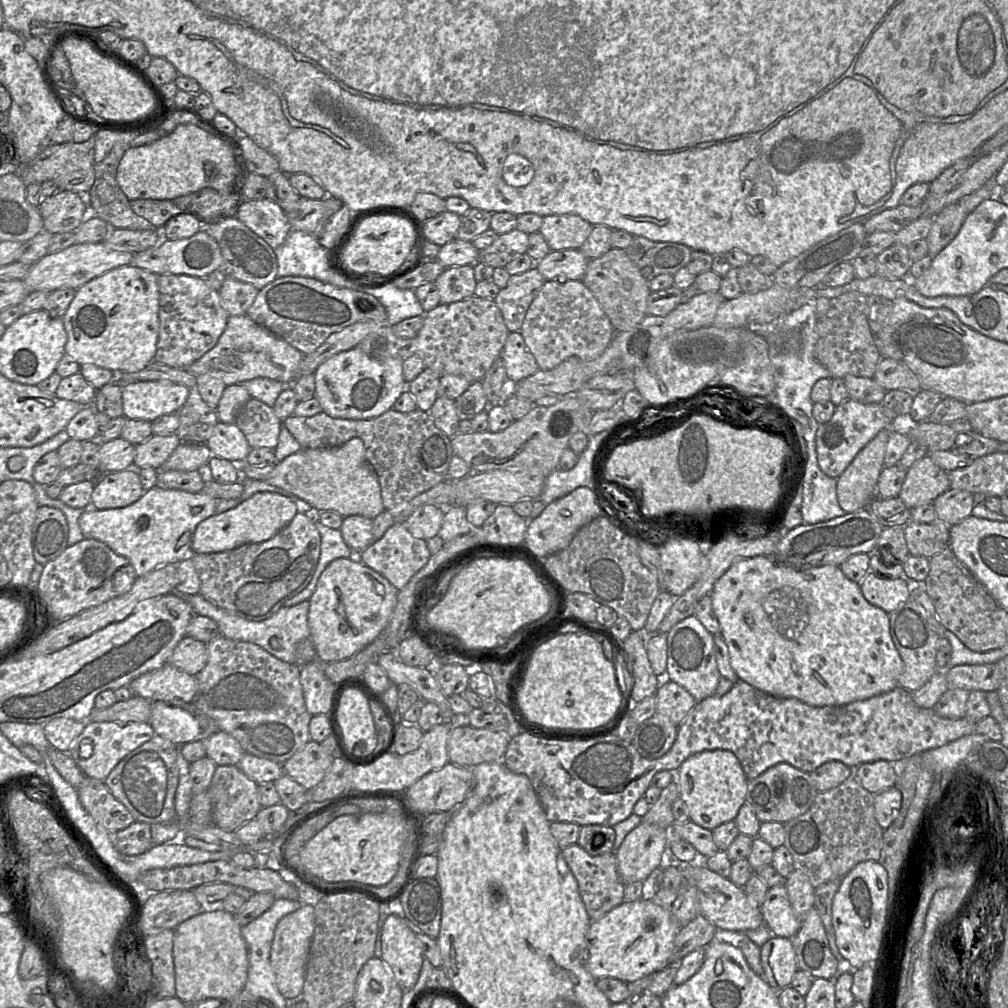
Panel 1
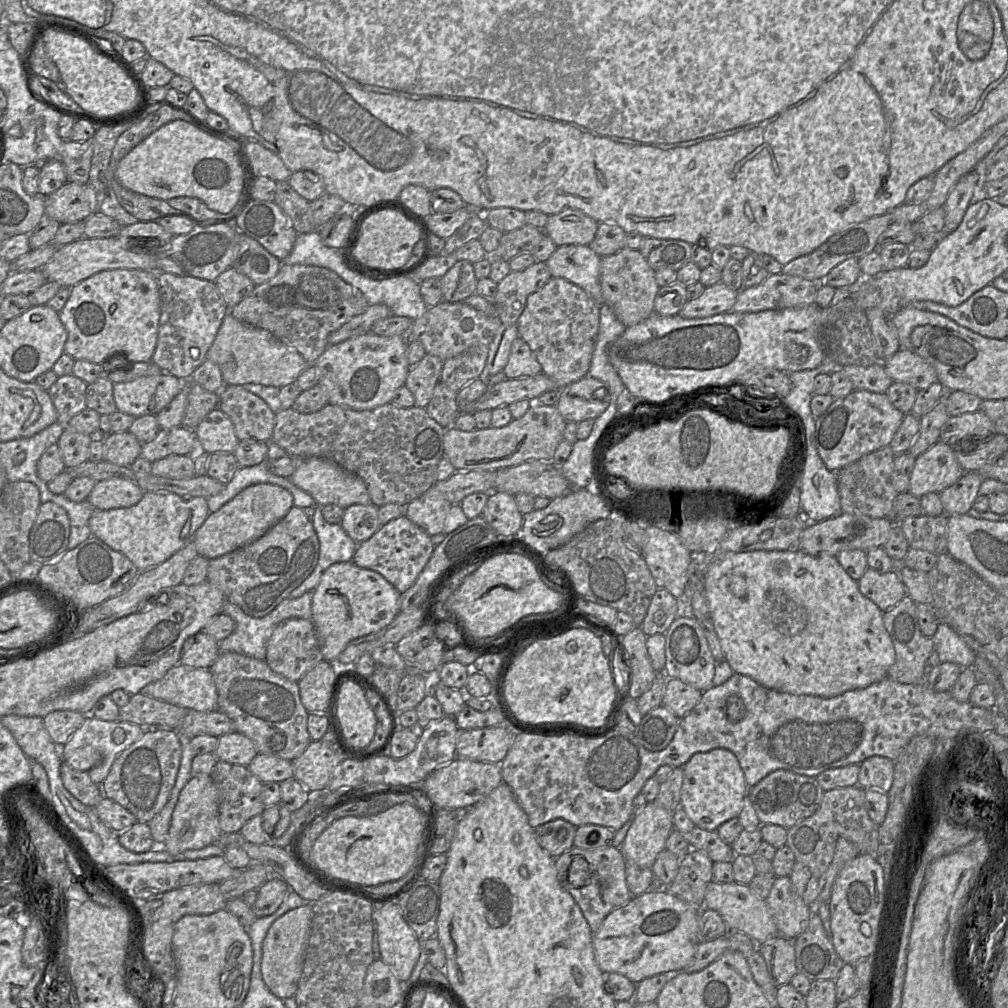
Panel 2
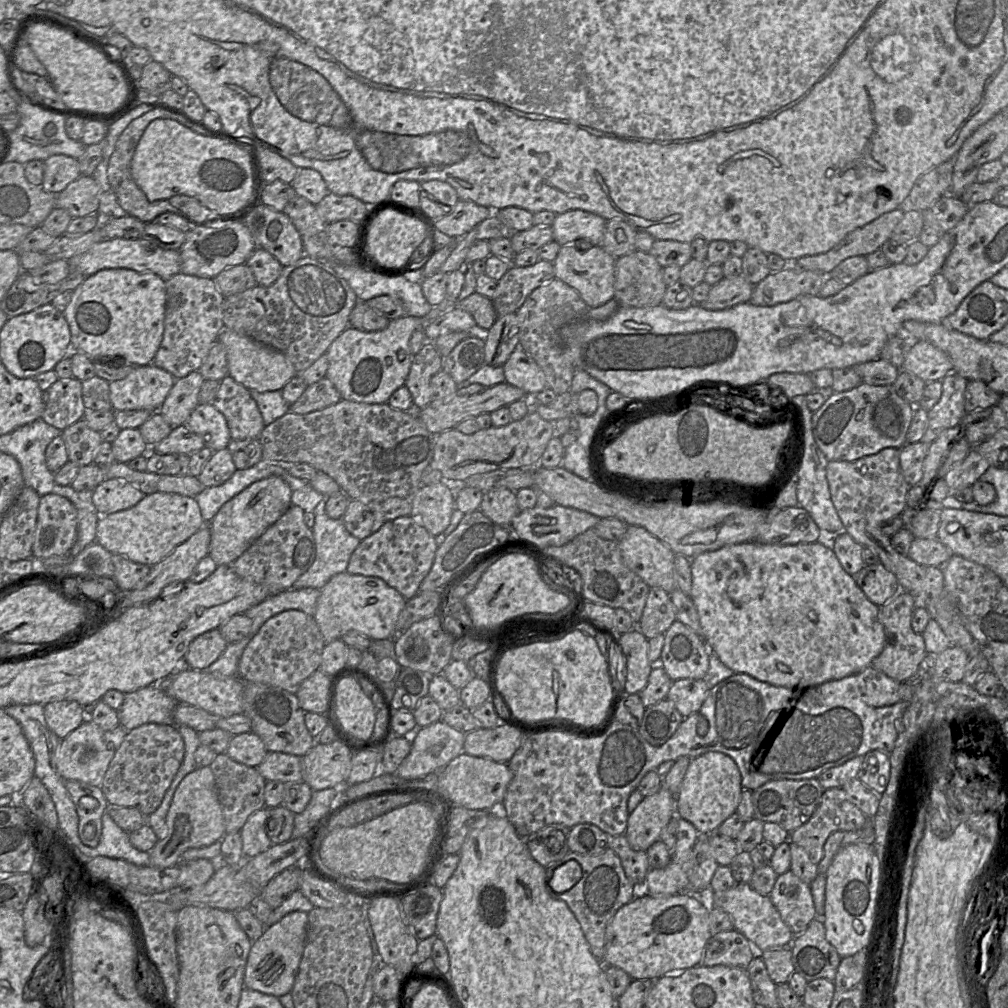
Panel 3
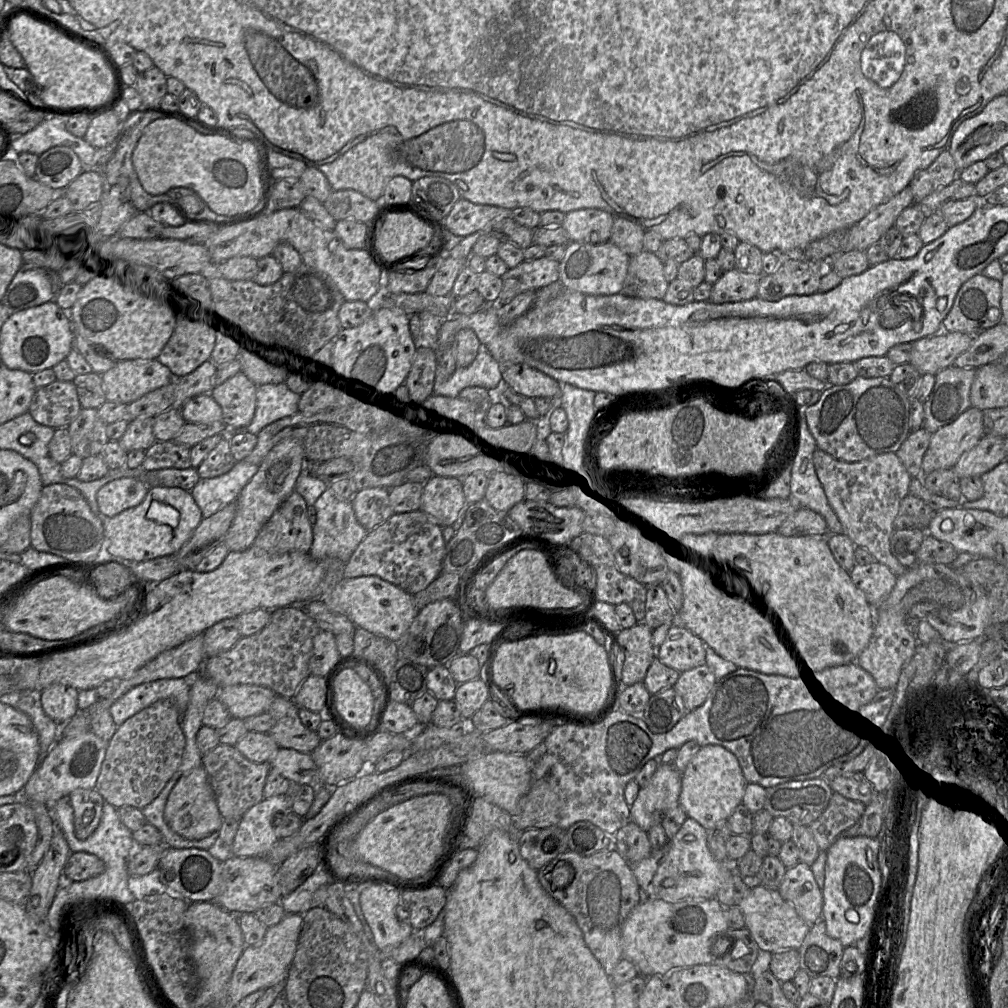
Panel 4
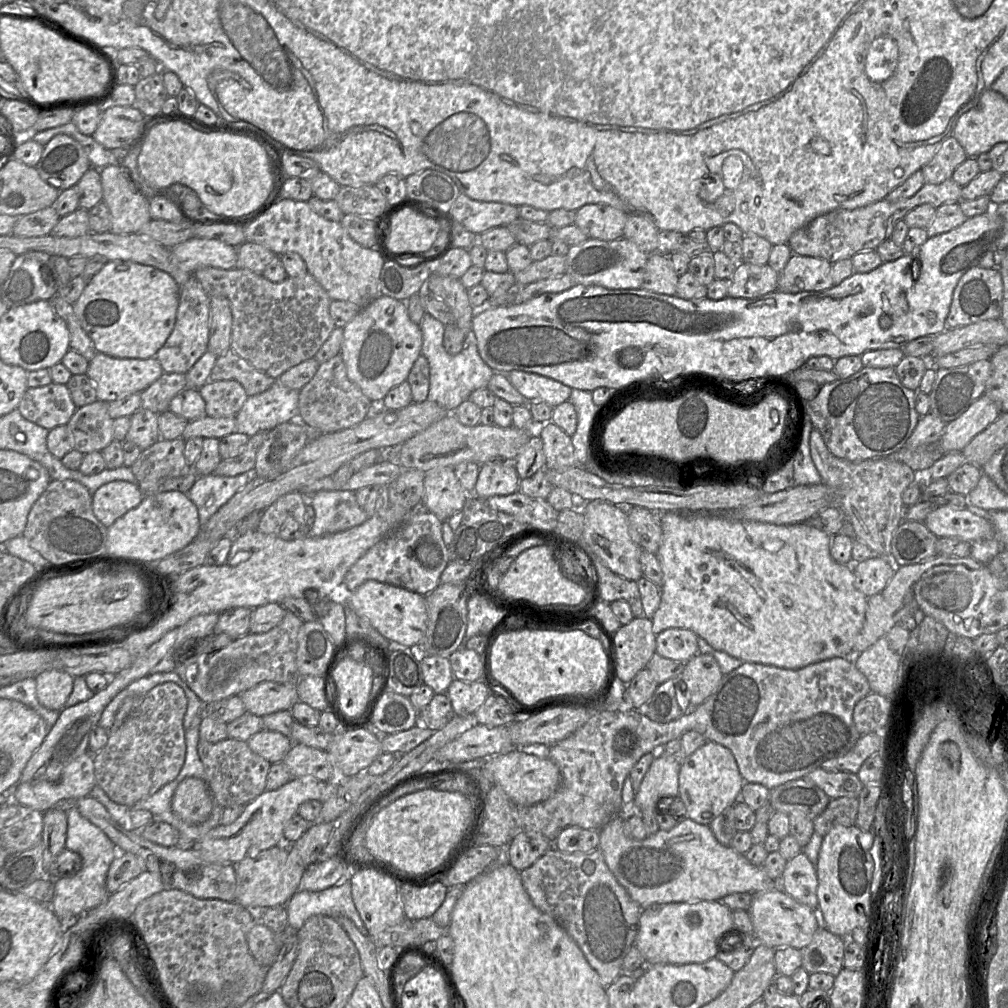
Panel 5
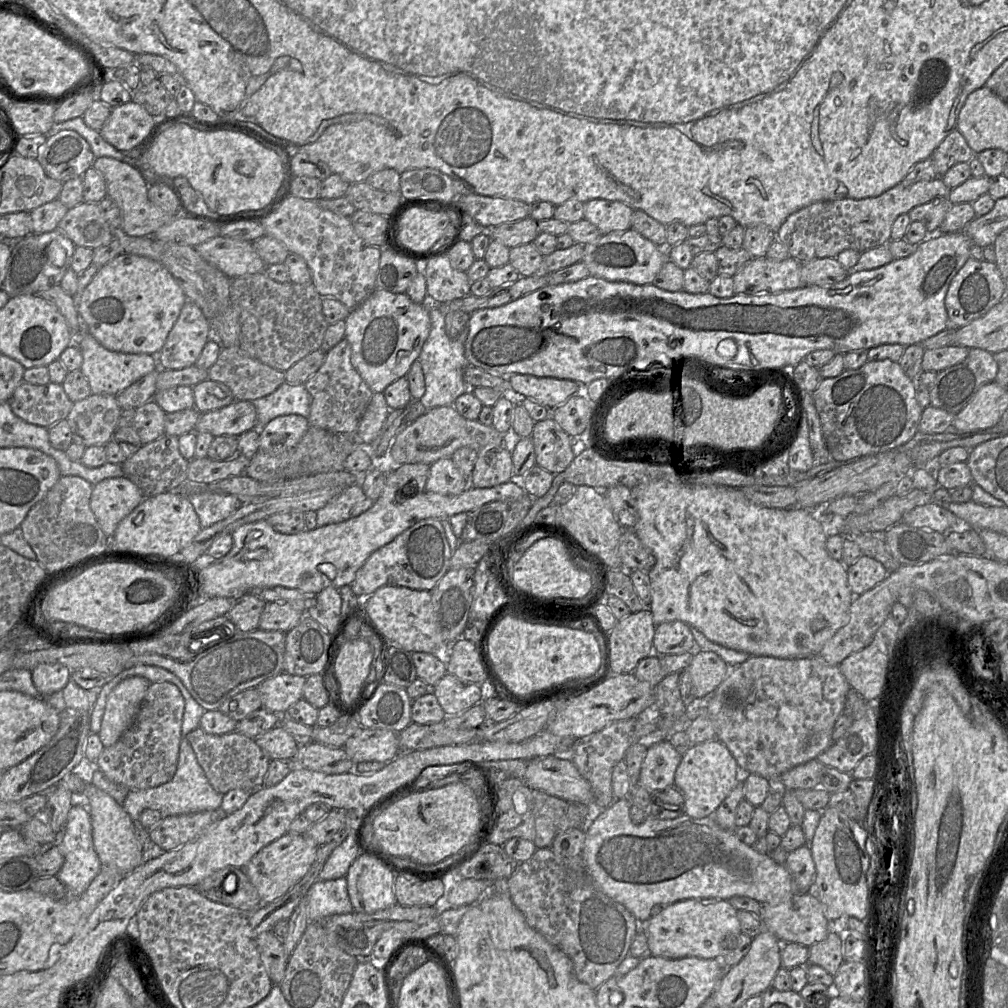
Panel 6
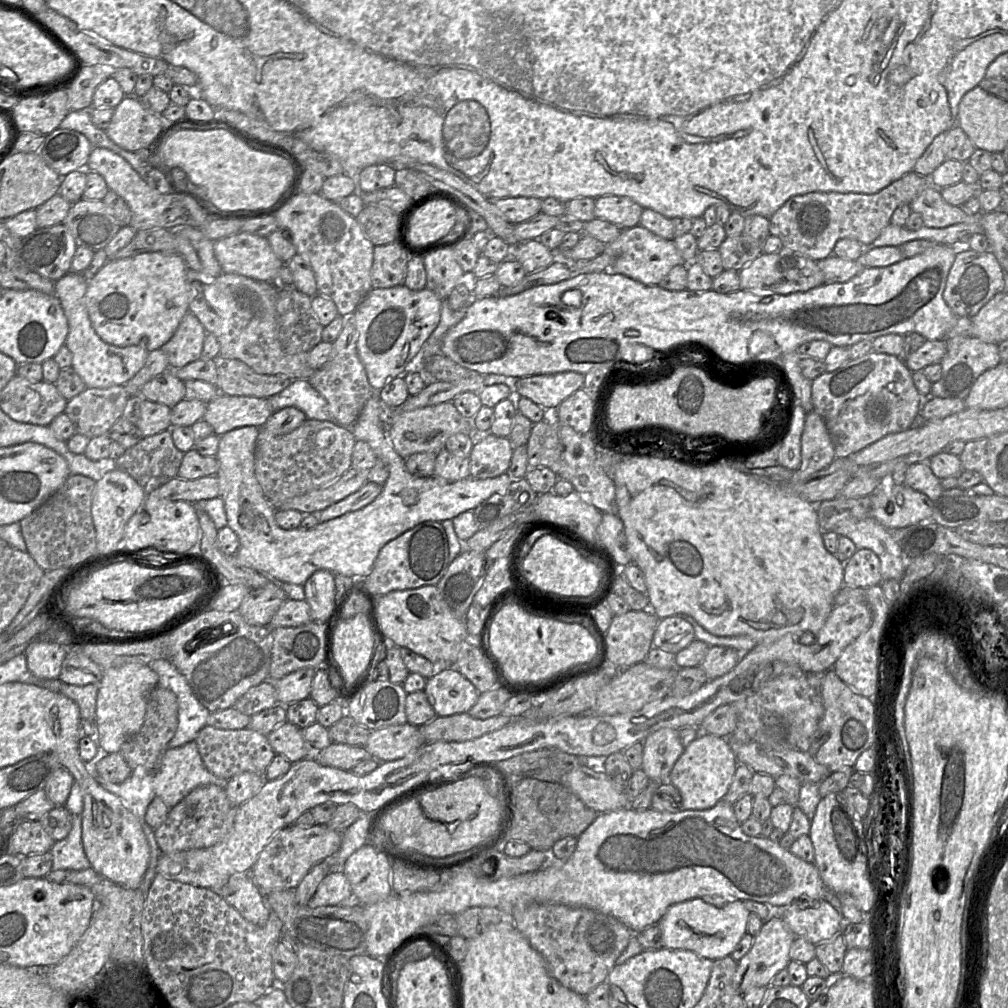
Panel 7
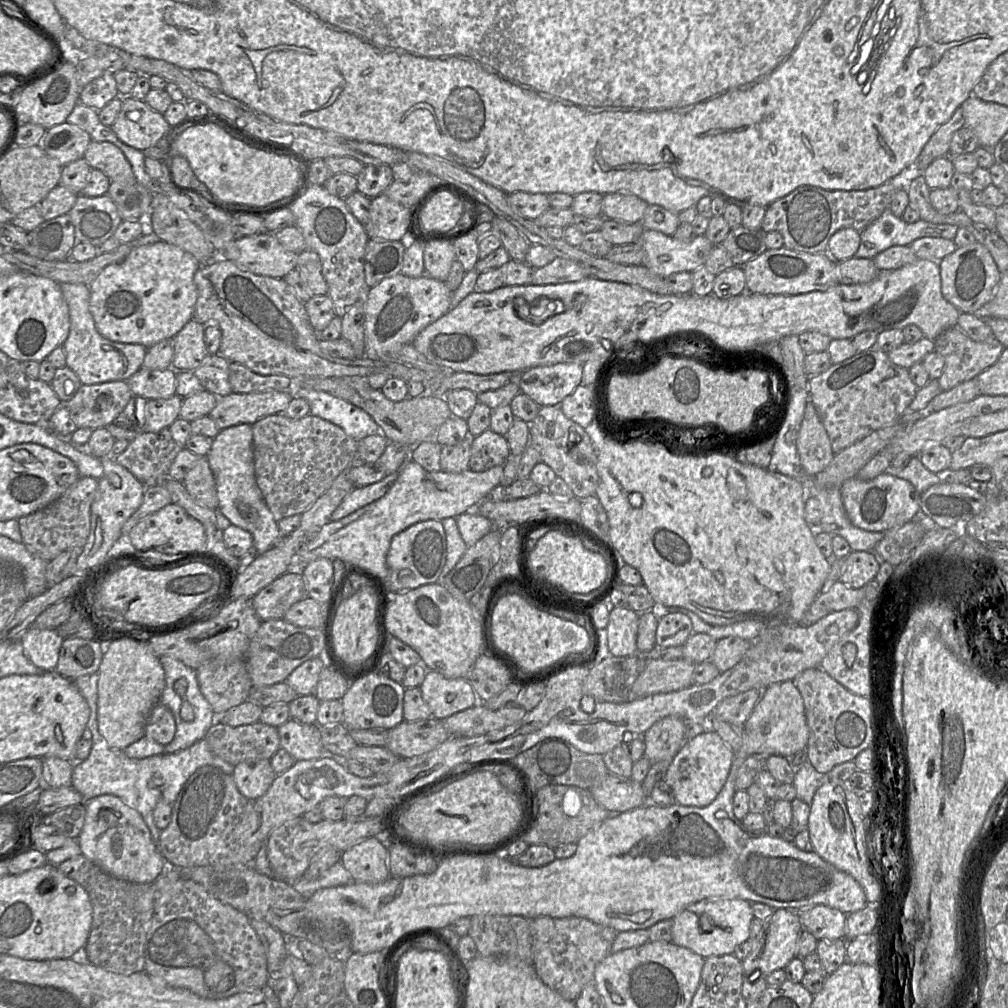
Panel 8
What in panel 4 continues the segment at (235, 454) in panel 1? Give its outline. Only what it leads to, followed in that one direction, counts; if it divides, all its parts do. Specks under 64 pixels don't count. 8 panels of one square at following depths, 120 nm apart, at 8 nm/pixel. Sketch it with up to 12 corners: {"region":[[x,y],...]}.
{"region":[[210,394],[188,399],[179,410],[186,423],[222,422]]}

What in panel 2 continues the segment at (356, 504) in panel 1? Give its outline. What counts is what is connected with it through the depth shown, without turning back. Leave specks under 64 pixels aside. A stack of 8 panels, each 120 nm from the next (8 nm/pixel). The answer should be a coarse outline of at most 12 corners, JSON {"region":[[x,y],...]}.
{"region":[[328,458],[289,479],[319,506],[372,504],[366,483]]}

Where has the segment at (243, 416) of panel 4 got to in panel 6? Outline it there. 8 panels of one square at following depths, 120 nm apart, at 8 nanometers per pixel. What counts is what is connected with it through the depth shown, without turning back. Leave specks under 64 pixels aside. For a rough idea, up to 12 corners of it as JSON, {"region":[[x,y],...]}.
{"region":[[222,382],[193,386],[195,408],[220,409],[235,398]]}

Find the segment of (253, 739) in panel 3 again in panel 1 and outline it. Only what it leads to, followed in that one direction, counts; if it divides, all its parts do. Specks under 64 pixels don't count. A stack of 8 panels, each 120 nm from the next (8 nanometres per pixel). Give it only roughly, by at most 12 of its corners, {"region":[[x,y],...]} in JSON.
{"region":[[220,730],[203,741],[218,766],[237,765],[246,753]]}

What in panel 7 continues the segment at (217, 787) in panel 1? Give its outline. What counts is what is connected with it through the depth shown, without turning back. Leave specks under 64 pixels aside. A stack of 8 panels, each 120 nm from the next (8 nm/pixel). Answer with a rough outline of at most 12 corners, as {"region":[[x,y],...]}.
{"region":[[206,725],[195,742],[205,767],[225,780],[264,775],[276,755],[250,728]]}

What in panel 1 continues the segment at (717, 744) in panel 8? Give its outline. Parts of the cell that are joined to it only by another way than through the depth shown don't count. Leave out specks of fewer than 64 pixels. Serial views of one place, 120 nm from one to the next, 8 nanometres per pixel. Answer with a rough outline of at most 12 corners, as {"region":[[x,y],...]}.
{"region":[[691,755],[675,772],[690,820],[734,820],[748,778],[737,756]]}

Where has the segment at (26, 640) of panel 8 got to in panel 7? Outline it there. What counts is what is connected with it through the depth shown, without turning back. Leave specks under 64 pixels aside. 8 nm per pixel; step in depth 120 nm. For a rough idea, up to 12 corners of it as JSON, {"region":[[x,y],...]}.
{"region":[[32,640],[24,651],[31,673],[58,679],[67,648]]}

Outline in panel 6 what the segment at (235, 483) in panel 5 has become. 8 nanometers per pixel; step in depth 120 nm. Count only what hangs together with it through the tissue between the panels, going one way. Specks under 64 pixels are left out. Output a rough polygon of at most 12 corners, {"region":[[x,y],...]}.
{"region":[[211,491],[188,497],[202,529],[241,505],[233,495]]}

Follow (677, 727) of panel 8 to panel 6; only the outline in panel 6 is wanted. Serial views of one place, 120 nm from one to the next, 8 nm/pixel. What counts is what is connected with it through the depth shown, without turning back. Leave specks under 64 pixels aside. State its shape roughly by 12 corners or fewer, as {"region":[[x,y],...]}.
{"region":[[669,740],[652,744],[639,785],[651,794],[675,784],[680,755]]}

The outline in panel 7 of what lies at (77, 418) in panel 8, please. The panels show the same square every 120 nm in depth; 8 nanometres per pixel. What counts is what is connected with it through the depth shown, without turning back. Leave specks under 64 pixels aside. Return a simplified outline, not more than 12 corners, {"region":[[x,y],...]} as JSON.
{"region":[[124,385],[85,388],[65,413],[75,433],[108,434],[130,398]]}

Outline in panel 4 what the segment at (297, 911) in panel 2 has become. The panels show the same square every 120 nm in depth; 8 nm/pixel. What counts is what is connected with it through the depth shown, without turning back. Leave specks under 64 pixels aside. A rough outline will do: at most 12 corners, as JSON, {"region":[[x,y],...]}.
{"region":[[286,914],[245,946],[228,984],[236,1005],[286,981],[302,914]]}

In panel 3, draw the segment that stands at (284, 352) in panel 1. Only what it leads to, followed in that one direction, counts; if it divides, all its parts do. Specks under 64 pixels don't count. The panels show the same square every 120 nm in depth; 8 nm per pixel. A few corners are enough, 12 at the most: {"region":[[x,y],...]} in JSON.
{"region":[[223,329],[228,375],[282,390],[298,373],[283,353]]}

